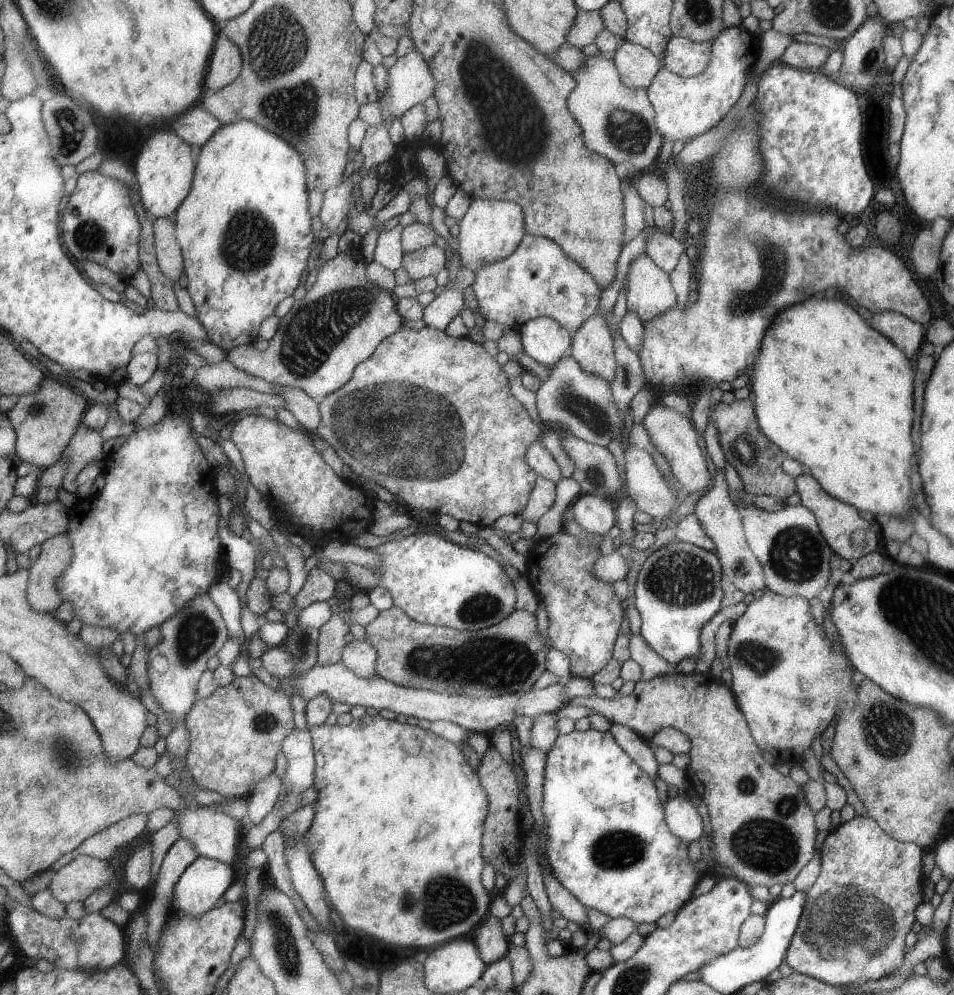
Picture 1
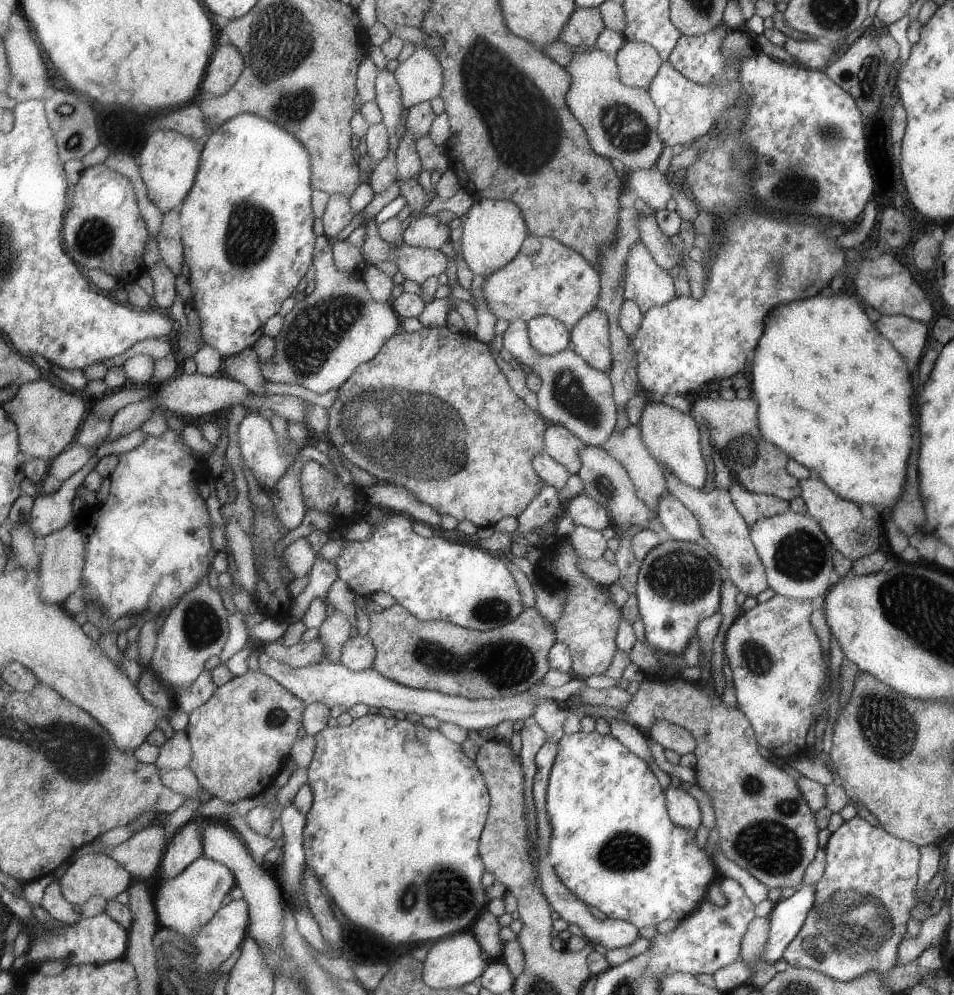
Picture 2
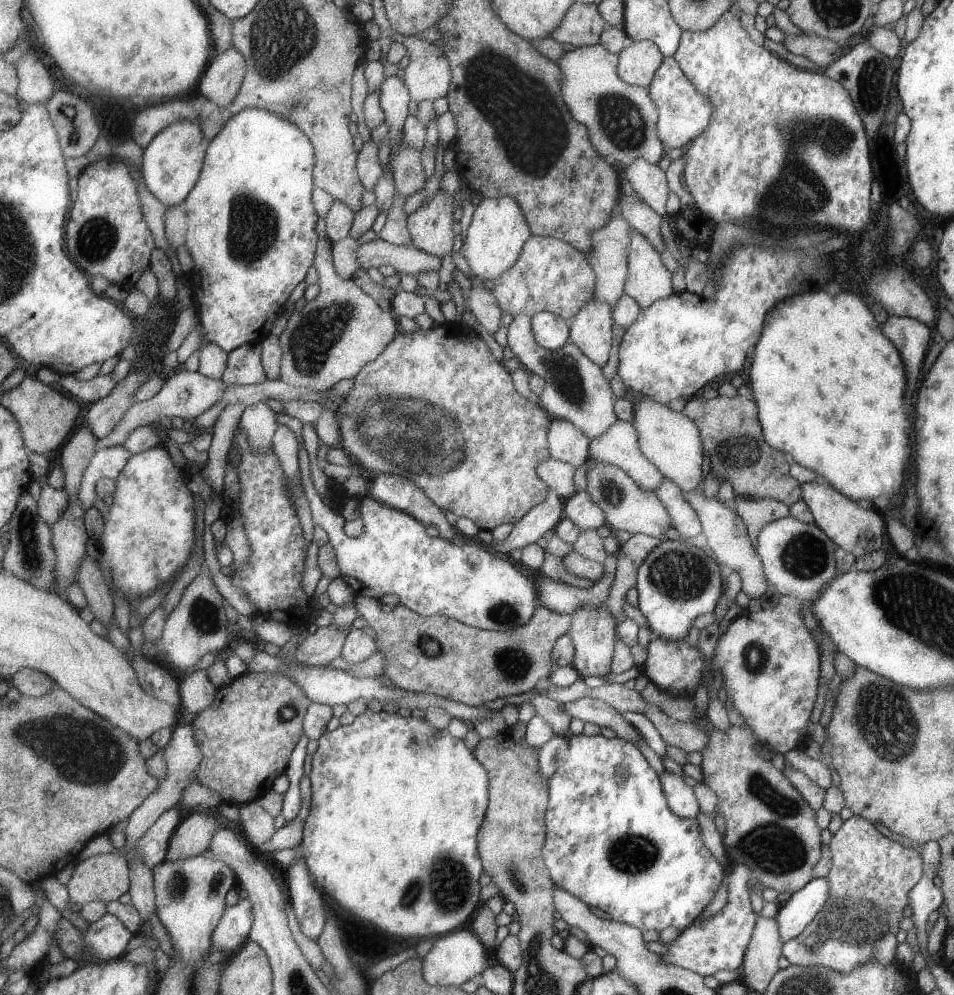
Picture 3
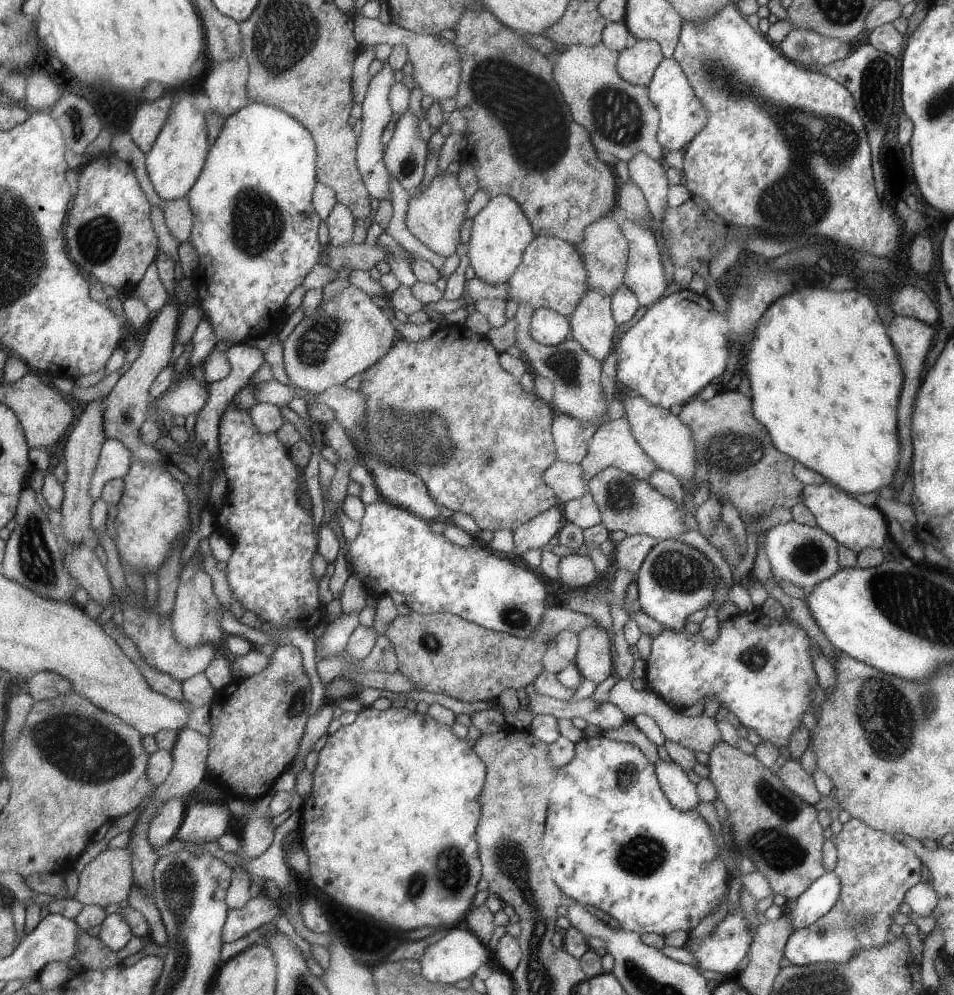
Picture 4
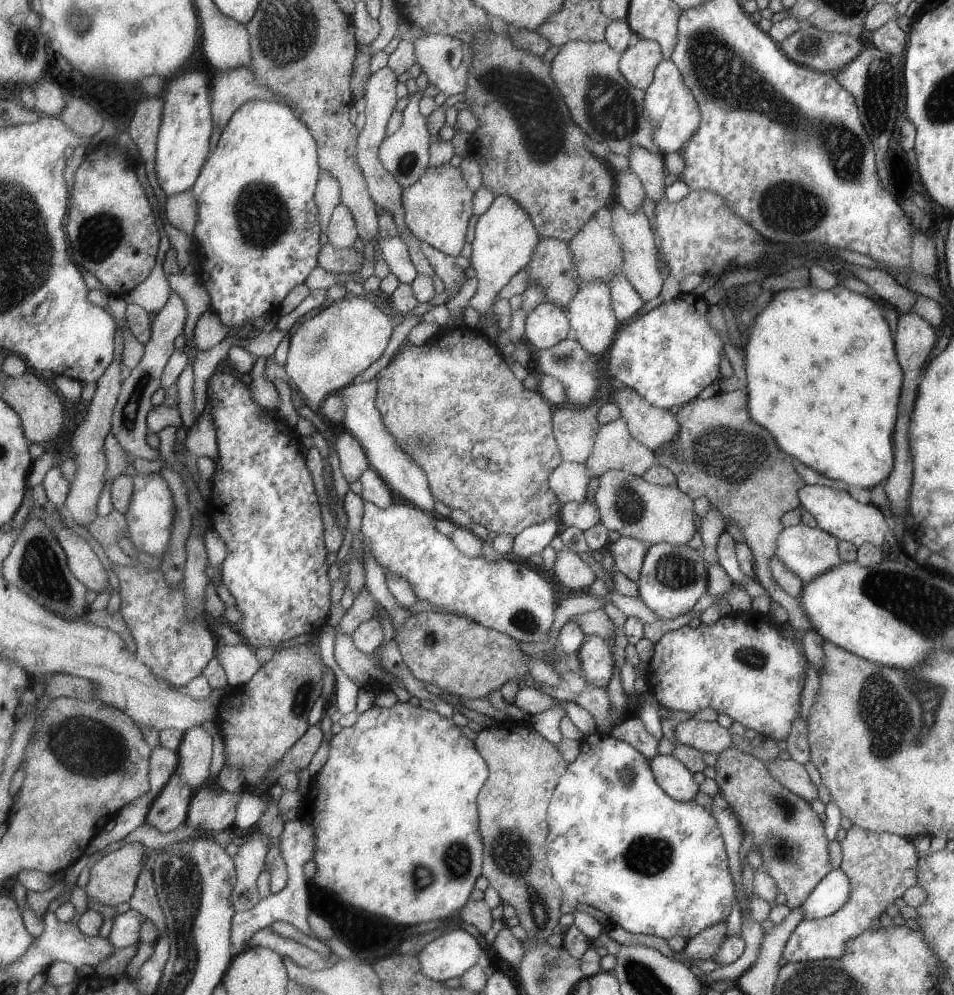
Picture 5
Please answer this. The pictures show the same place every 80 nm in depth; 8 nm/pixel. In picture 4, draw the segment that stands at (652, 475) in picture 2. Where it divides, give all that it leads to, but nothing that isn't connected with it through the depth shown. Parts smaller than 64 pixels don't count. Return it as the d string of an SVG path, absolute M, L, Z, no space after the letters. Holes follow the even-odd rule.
M624 417L601 423L595 429L593 436L589 439L586 455L579 466L582 468L584 481L588 481L594 474L603 471L605 467L618 468L623 472L630 473L637 480L646 481L657 467L651 457L643 452L638 441L634 439L630 431L630 423Z

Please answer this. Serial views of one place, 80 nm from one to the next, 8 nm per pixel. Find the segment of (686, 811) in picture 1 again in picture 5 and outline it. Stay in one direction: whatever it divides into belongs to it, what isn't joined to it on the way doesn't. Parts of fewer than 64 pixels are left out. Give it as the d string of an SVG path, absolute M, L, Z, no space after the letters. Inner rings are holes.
M657 753L650 759L651 772L655 775L655 780L663 789L663 792L669 794L678 801L690 801L698 792L698 785L693 781L692 773L679 762L673 755L661 755Z

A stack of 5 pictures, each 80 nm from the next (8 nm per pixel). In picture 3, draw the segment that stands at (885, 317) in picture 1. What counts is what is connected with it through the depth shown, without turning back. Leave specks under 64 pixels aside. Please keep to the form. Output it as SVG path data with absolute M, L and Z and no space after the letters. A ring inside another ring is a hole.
M889 315L882 324L883 332L891 336L891 344L902 353L903 364L906 365L906 376L909 378L907 388L907 400L905 408L909 408L909 398L913 390L917 390L917 380L921 372L921 360L929 344L929 328L921 321L916 321L910 317L898 317Z

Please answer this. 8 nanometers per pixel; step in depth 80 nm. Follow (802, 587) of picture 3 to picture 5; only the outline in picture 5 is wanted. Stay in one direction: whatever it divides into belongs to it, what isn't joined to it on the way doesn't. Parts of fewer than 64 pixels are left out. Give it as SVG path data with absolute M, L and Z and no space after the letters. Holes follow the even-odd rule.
M799 523L780 531L776 539L776 550L774 555L789 569L794 572L805 584L814 576L825 572L828 568L833 568L840 563L837 539L828 535L821 529L813 529Z

